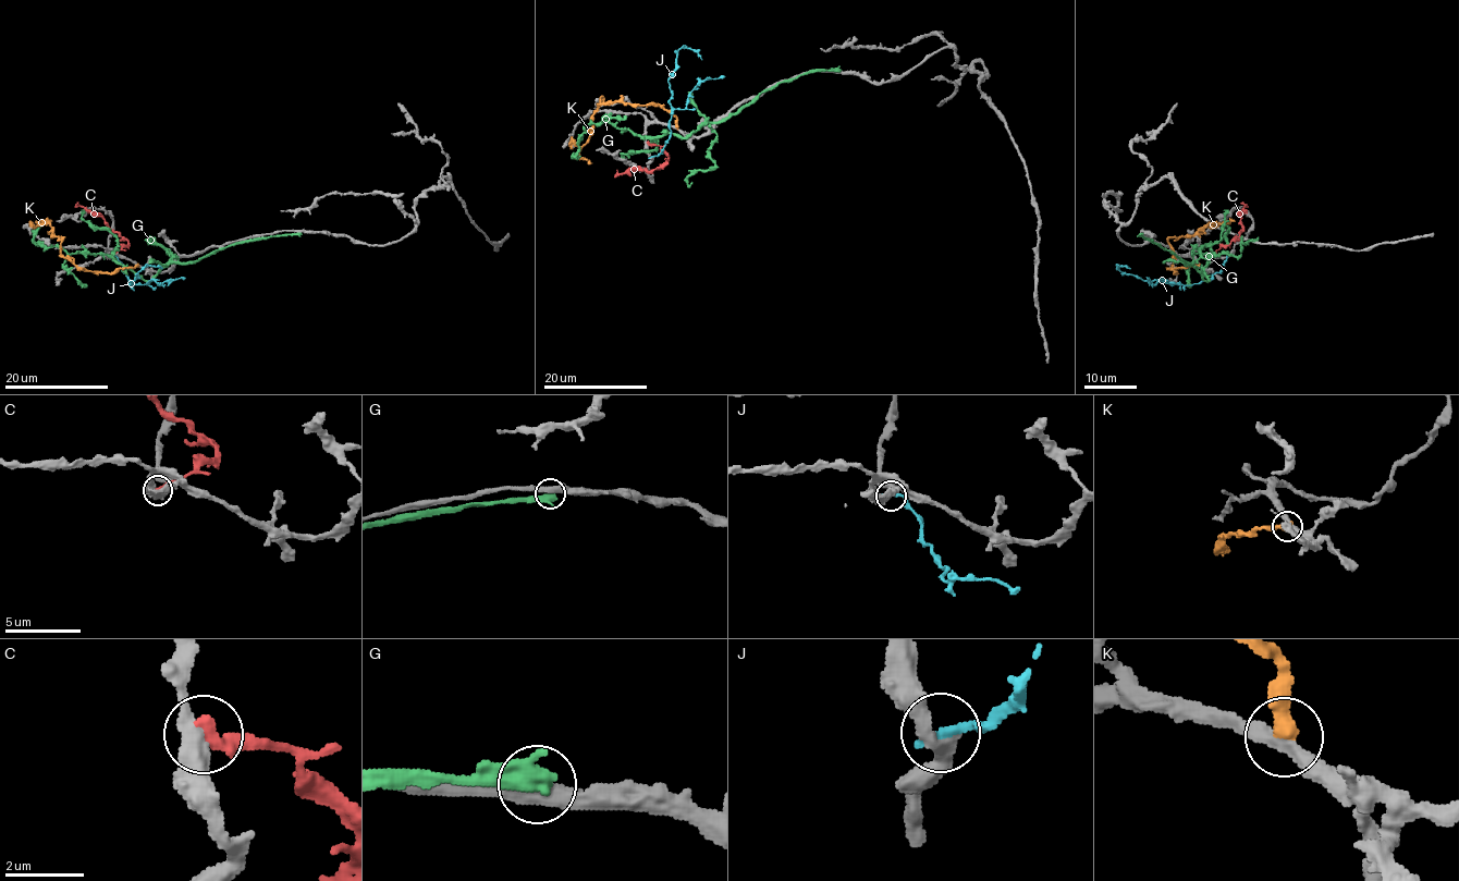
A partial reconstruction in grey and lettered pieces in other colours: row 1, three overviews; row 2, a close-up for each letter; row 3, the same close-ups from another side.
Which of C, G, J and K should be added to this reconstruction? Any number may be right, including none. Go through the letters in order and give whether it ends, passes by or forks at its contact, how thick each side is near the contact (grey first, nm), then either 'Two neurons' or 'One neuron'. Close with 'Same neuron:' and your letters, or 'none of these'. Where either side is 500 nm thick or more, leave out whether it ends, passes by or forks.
C: It ends there. Thickness 400 nm (grey) against 360 nm. Two neurons
G: Thickness 420 nm (grey) against 550 nm. Two neurons
J: It ends there. Thickness 360 nm (grey) against 240 nm. Two neurons
K: It ends there. Thickness 320 nm (grey) against 400 nm. Two neurons
Same neuron: none of these

